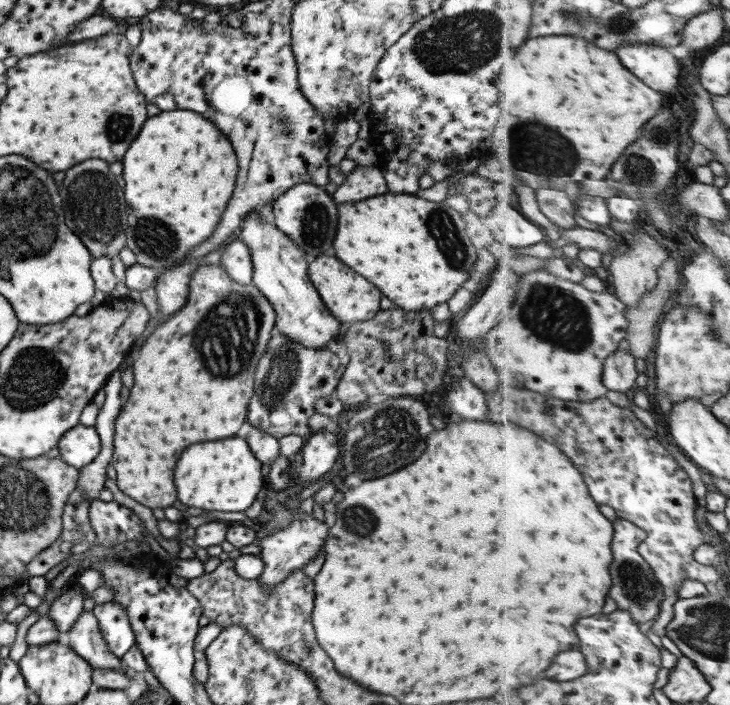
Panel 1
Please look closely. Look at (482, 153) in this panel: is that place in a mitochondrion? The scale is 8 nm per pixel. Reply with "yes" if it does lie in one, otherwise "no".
no

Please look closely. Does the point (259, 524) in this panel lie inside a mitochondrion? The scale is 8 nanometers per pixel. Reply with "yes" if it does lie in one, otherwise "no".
no

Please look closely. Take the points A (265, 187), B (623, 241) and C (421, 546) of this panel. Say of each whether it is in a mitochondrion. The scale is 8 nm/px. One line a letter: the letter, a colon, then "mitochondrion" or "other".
A: other
B: other
C: other

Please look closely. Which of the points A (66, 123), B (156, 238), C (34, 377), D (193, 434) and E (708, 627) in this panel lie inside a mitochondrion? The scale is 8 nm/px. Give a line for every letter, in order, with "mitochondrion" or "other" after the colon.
A: other
B: mitochondrion
C: mitochondrion
D: other
E: mitochondrion

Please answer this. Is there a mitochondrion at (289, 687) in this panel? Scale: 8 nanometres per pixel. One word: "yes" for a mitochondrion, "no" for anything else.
yes

